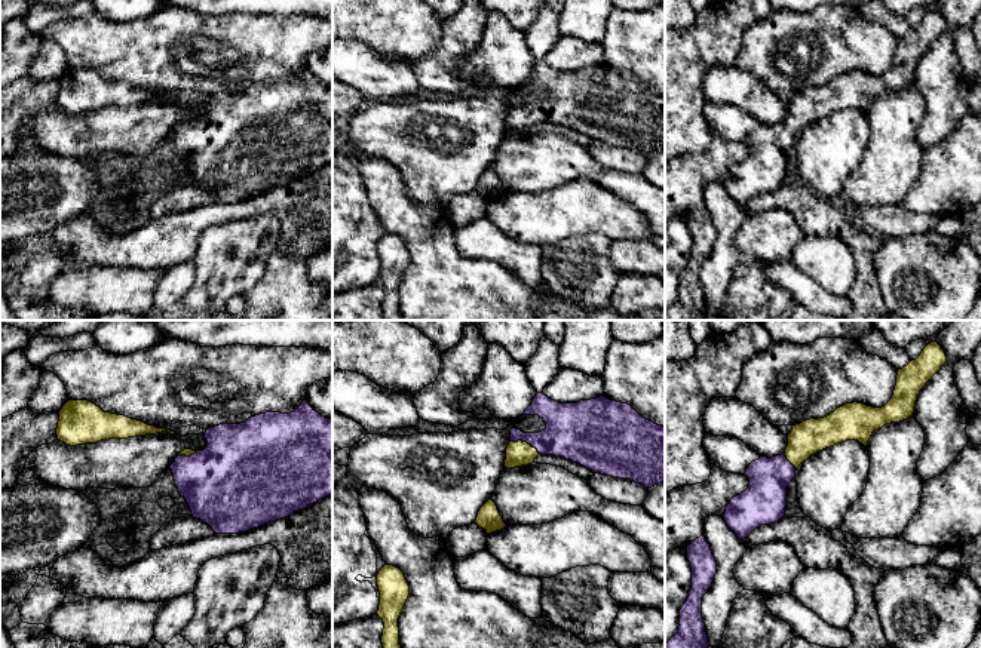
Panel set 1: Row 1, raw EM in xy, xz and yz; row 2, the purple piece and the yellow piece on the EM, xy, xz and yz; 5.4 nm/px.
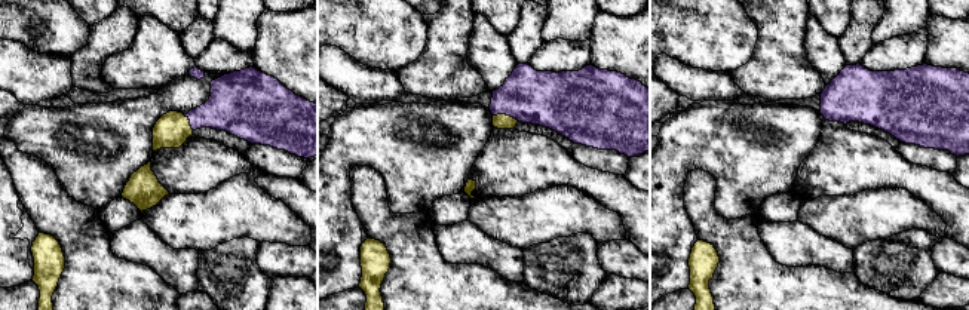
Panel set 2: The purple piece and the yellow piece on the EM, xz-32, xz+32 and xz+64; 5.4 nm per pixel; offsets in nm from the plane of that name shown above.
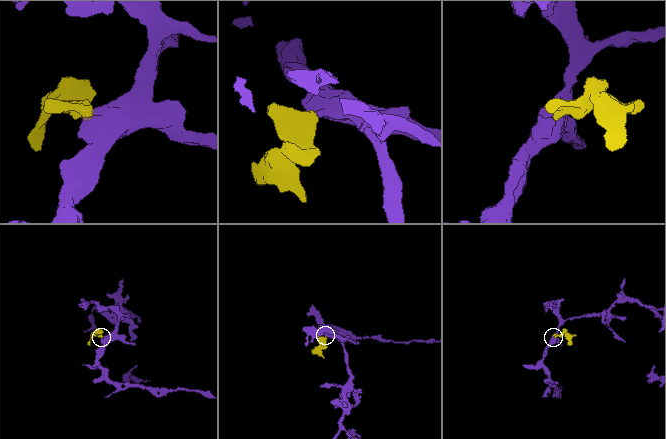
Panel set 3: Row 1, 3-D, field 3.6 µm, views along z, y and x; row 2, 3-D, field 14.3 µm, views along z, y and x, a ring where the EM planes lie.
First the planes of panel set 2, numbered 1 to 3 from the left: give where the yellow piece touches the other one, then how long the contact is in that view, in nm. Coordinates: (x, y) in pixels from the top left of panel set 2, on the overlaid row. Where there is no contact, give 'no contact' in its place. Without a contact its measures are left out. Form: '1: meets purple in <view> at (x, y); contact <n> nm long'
1: meets purple in xz-32 at (190, 123); contact 90 nm long
2: meets purple in xz+32 at (506, 114); contact 150 nm long
3: no contact

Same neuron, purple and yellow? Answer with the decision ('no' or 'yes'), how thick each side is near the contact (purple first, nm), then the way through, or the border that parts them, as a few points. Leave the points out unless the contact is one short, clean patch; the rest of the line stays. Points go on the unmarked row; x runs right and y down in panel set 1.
yes; calibres 280 and 130 nm; way xz (570, 100), (554, 108), (526, 108), (520, 120)

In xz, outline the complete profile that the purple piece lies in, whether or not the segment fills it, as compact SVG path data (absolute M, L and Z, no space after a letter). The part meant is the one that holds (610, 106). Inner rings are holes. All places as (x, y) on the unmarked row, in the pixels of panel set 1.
M537 61L524 83L539 83L546 96L539 101L512 96L506 116L506 136L528 133L542 122L562 125L594 141L631 147L646 156L665 150L665 95L643 86L628 71L604 64L577 71L560 71Z

